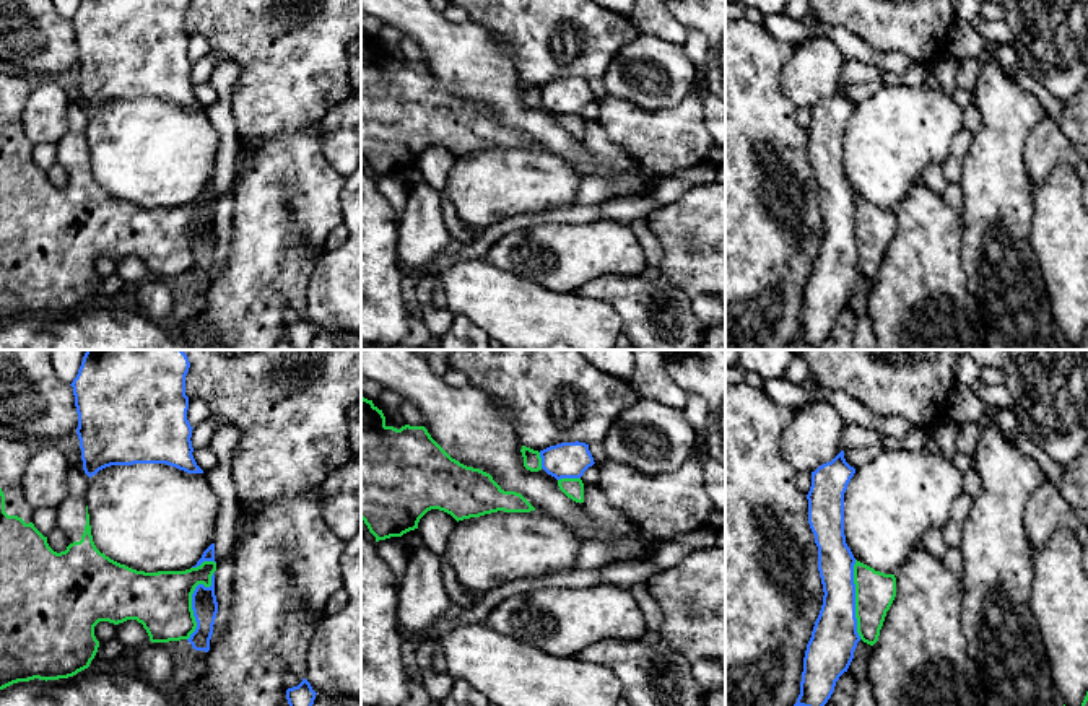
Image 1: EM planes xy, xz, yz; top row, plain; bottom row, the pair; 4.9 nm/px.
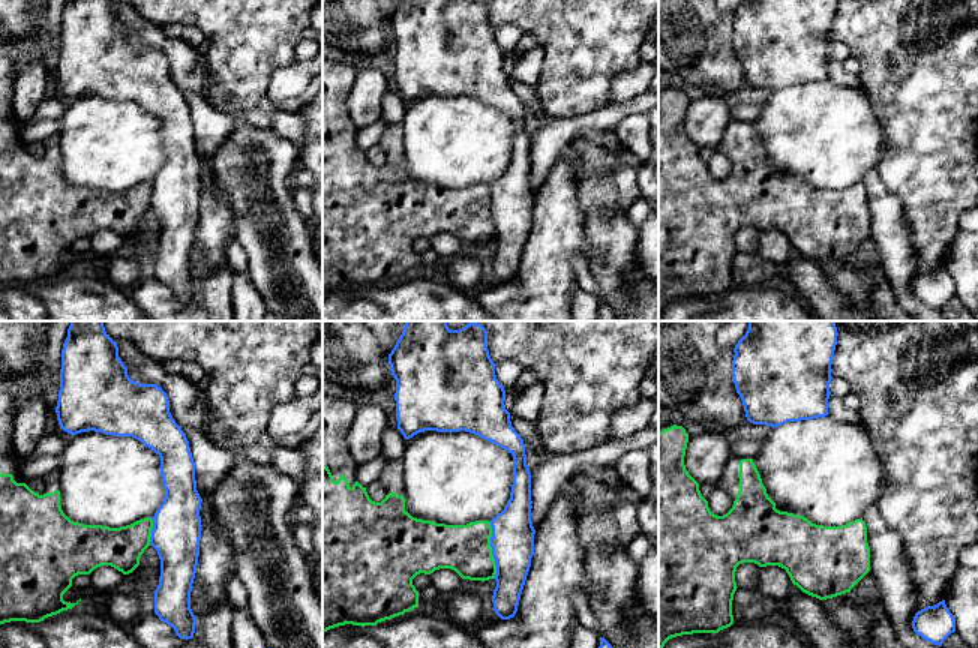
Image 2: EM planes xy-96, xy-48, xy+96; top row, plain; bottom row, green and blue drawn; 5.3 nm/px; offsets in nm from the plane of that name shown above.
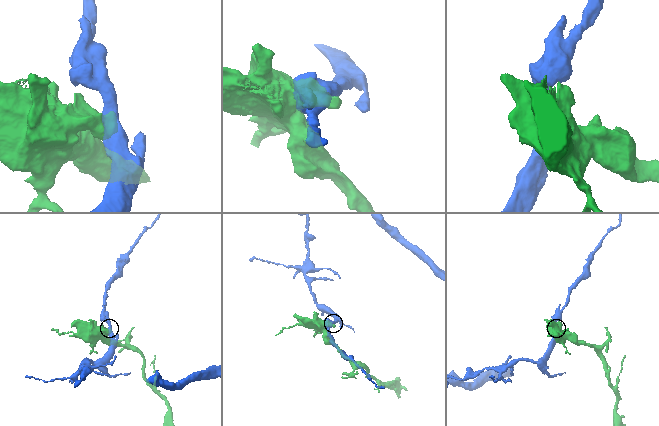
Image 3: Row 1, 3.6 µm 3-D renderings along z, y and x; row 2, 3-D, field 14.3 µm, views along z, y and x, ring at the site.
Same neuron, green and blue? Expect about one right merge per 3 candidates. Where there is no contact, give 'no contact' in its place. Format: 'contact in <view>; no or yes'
contact in xy; no

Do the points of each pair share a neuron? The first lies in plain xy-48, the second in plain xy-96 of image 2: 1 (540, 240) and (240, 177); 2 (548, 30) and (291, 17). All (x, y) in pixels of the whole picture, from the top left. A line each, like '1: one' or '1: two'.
1: two
2: one

